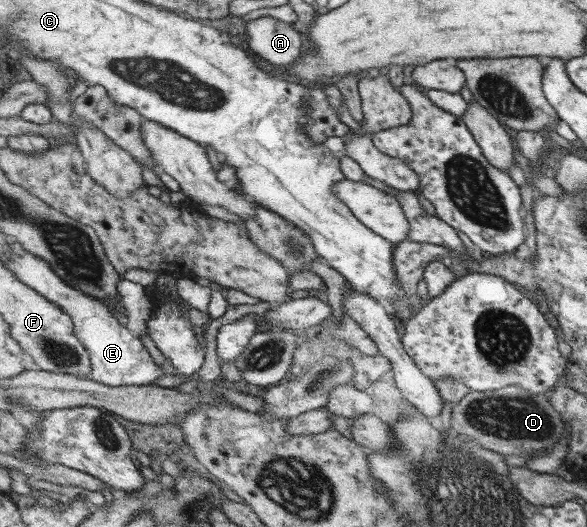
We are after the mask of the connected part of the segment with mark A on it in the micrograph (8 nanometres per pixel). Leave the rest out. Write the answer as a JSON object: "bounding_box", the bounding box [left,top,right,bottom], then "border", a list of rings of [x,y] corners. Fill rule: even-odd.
{"bounding_box":[245,16,304,66],"border":[[[264,16],[247,22],[245,32],[253,54],[269,64],[289,66],[304,53],[304,40],[294,23]]]}

